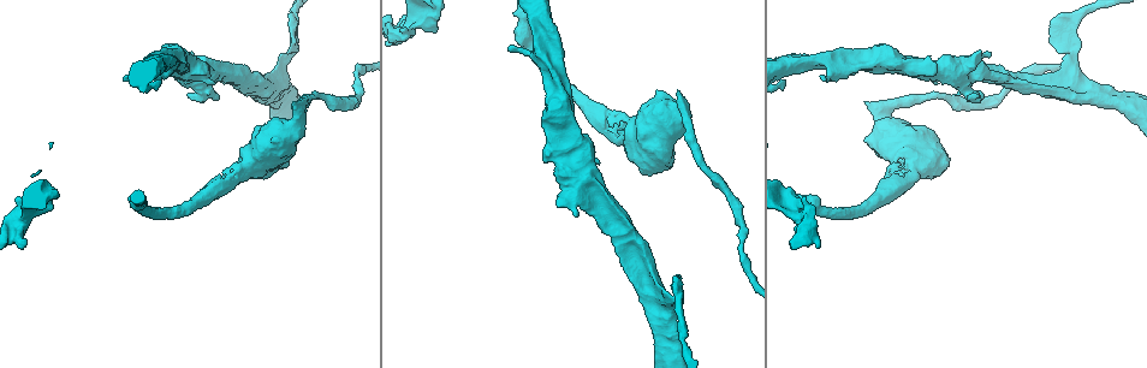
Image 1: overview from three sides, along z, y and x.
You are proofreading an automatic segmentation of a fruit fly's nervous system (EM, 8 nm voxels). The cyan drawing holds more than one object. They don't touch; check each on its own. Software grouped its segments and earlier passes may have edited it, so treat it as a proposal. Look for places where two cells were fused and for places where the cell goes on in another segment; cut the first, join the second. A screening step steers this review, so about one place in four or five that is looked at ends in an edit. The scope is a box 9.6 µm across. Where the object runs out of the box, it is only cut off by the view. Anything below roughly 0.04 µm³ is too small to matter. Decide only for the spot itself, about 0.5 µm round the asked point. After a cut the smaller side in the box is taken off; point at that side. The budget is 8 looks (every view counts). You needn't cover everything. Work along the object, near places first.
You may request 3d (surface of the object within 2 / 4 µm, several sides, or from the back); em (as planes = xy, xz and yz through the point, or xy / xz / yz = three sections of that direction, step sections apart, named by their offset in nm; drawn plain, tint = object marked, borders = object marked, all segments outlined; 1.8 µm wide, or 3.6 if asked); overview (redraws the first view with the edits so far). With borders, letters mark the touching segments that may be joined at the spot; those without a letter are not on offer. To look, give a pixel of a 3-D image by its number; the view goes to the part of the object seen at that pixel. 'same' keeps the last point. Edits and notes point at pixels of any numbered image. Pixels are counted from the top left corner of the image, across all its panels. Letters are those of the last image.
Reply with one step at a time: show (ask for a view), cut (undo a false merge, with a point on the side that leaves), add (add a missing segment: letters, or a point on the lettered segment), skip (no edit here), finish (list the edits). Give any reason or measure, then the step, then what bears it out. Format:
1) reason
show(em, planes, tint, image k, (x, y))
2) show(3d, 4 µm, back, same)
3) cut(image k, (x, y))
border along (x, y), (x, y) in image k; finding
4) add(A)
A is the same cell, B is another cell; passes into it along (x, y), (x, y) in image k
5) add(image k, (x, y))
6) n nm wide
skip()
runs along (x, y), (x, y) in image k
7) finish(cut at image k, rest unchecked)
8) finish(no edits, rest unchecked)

show(3d, 2 µm, image 1, (52, 207))

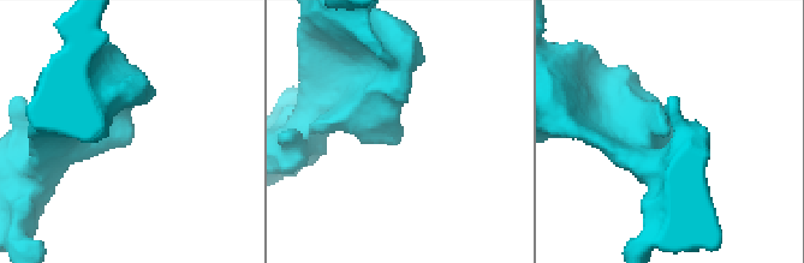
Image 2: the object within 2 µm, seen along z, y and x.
now the EM
show(em, planes, borders, image 2, (665, 143))

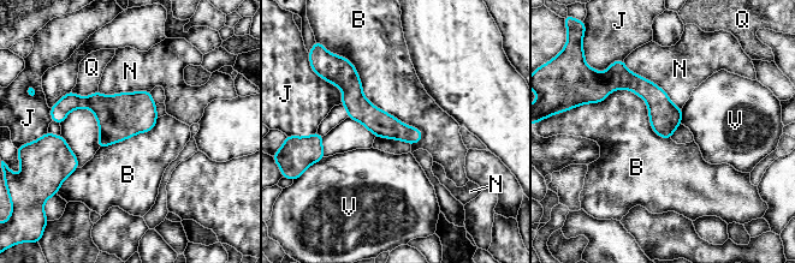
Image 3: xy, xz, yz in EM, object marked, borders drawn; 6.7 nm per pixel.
170 nm wide
skip()
B, J, N, Q and V are other cells; runs along (350, 75), (380, 124), (419, 136) in image 3; no lettered segment goes on from it

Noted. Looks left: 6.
thick end
show(3d, 2 µm, image 1, (982, 96))

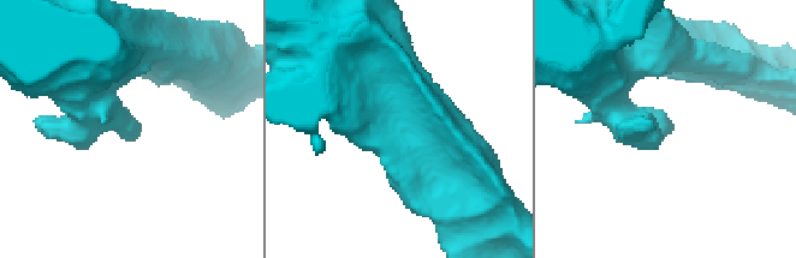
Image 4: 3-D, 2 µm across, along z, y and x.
need the tissue
show(em, planes, borders, image 4, (132, 124))

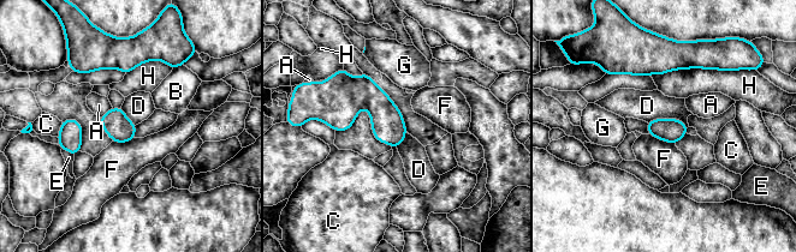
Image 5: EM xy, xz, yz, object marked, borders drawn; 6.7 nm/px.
H touches over 550 nm
skip()
A, B, C, D, E, F, G and H are other cells; none of them fits

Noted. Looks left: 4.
sudden change in width
show(em, 3.6 µm, planes, tint, image 1, (292, 126))

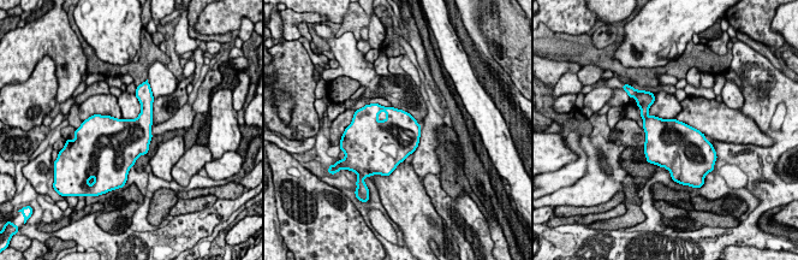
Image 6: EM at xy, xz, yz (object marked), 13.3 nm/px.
what lies round it
show(em, 3.6 µm, planes, borders, same)

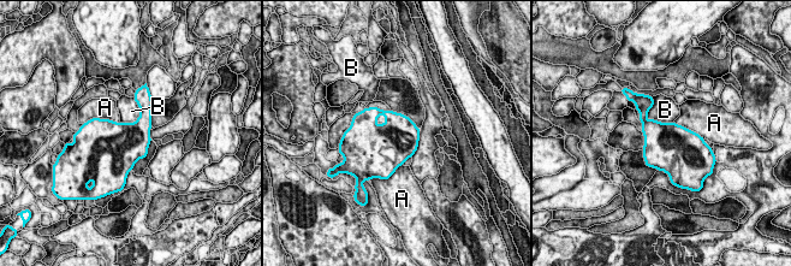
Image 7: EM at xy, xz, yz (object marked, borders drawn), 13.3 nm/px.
B touches over 460 nm
skip()
A and B are other cells; border along (652, 96), (646, 118), (672, 123) in image 7; all the same cell

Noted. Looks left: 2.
finish(no edits, rest unchecked)

